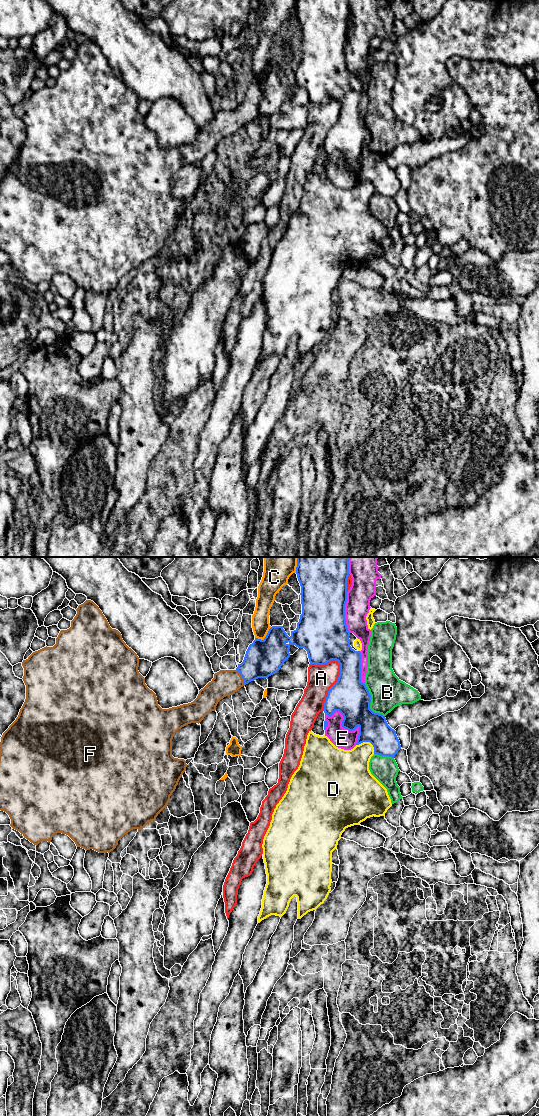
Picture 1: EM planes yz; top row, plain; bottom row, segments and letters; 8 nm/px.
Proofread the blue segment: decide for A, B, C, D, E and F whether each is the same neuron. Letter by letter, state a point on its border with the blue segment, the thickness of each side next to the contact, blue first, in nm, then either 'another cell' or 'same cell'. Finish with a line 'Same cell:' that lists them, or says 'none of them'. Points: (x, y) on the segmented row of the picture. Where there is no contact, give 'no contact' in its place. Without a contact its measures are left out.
A: contact yz (333, 685); calibres 300 and 220 nm; another cell
B: contact yz (370, 702); calibres 300 and 280 nm; another cell
C: contact yz (265, 637); calibres 300 and 140 nm; another cell
D: contact yz (368, 741); calibres 240 and 280 nm; another cell
E: contact yz (344, 727); calibres 300 and 160 nm; another cell
F: contact yz (242, 677); calibres 300 and 200 nm; same cell
Same cell: F

